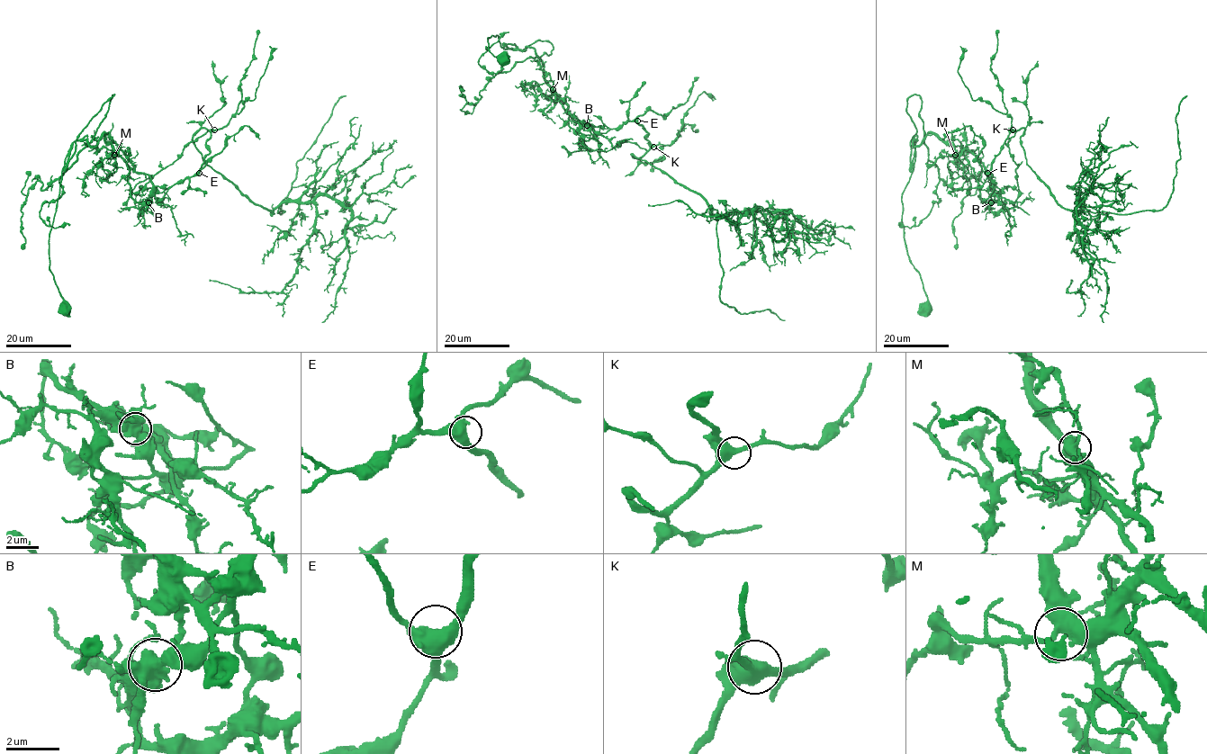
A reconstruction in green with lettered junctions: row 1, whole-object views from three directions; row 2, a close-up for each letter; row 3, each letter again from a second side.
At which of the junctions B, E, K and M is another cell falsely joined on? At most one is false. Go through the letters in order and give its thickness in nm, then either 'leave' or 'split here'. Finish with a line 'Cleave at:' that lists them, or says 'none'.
B: calibre 550 nm; split here
E: calibre 500 nm; leave
K: calibre 400 nm; leave
M: calibre 440 nm; leave
Cleave at: B

